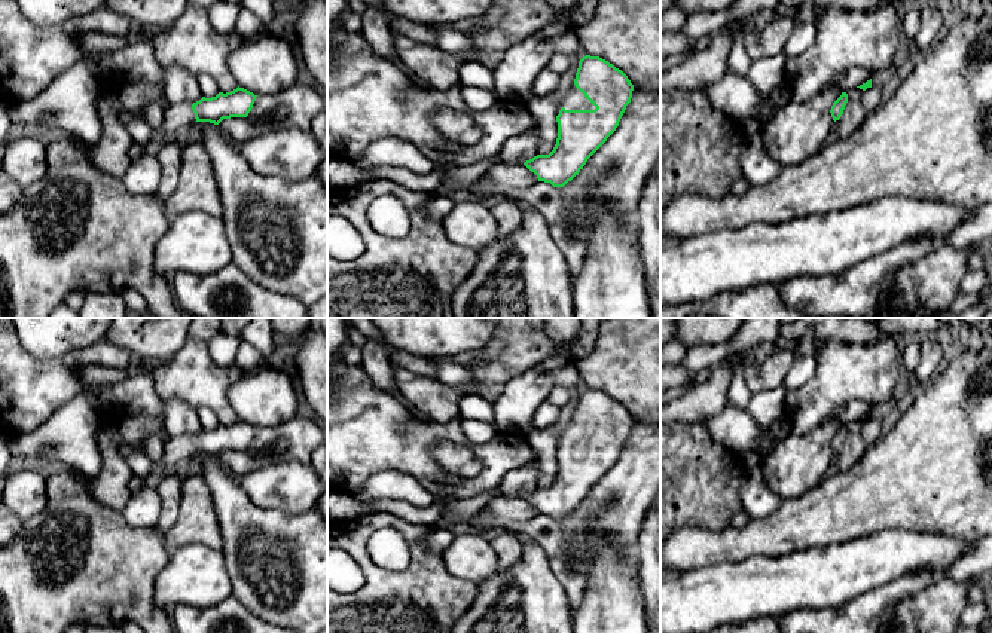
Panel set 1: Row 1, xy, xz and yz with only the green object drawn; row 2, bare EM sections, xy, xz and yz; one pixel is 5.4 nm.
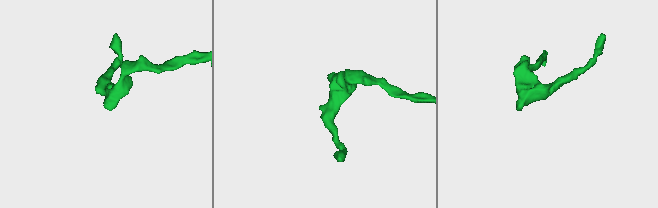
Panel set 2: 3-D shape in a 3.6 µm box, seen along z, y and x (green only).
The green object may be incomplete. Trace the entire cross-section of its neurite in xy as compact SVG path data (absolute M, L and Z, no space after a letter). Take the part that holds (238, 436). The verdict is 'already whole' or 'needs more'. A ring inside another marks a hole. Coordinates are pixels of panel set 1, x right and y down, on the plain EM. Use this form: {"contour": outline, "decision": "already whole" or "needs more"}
{"contour": "M236 421L231 425L219 425L216 429L199 434L180 435L165 440L164 456L159 467L168 470L174 465L189 461L195 455L210 455L219 458L223 452L247 450L256 434L253 425Z", "decision": "needs more"}

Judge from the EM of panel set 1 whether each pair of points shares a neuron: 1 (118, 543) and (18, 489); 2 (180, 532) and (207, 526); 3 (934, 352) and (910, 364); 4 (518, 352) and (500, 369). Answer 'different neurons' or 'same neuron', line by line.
1: different neurons
2: same neuron
3: different neurons
4: same neuron

